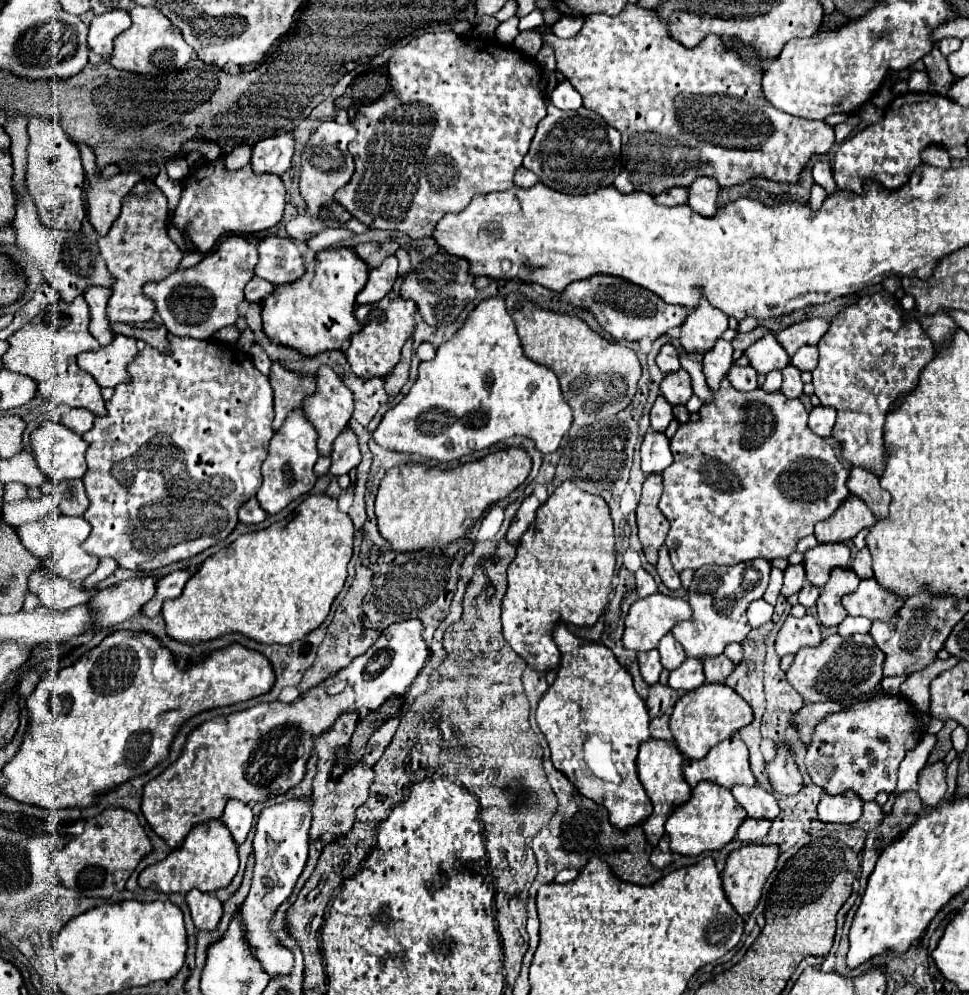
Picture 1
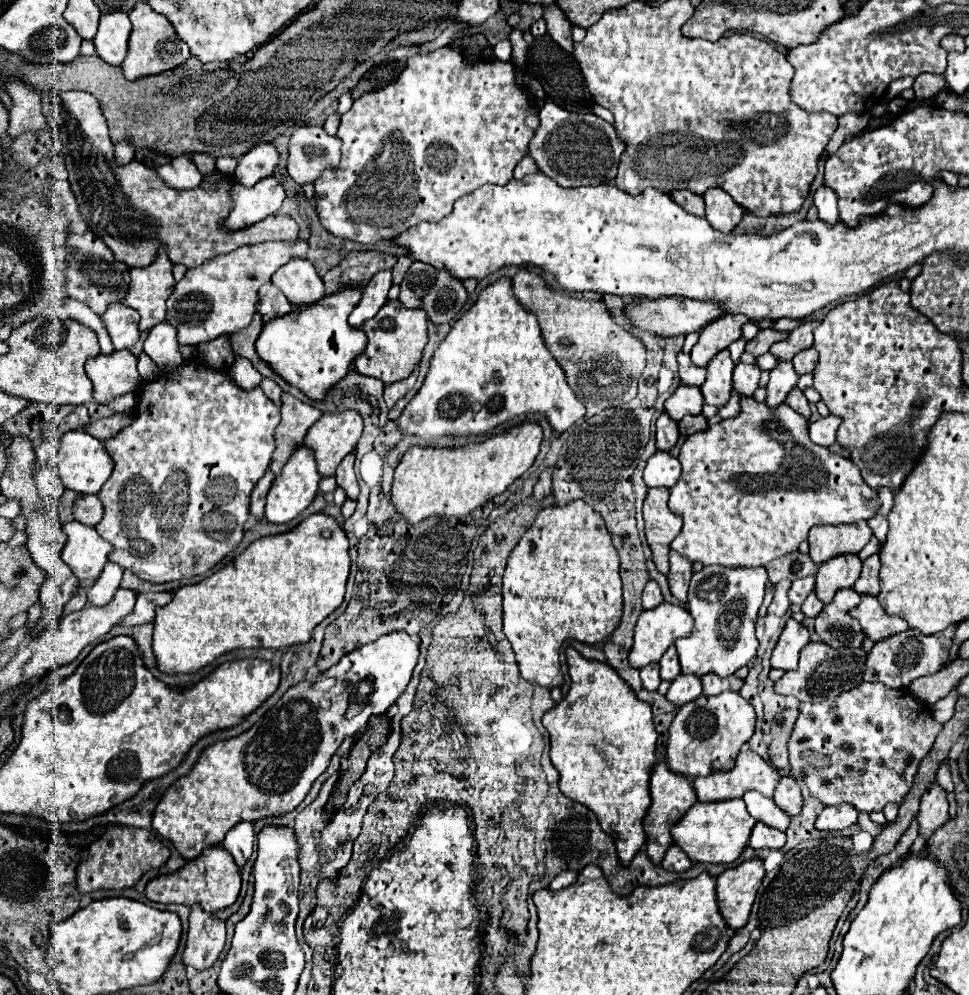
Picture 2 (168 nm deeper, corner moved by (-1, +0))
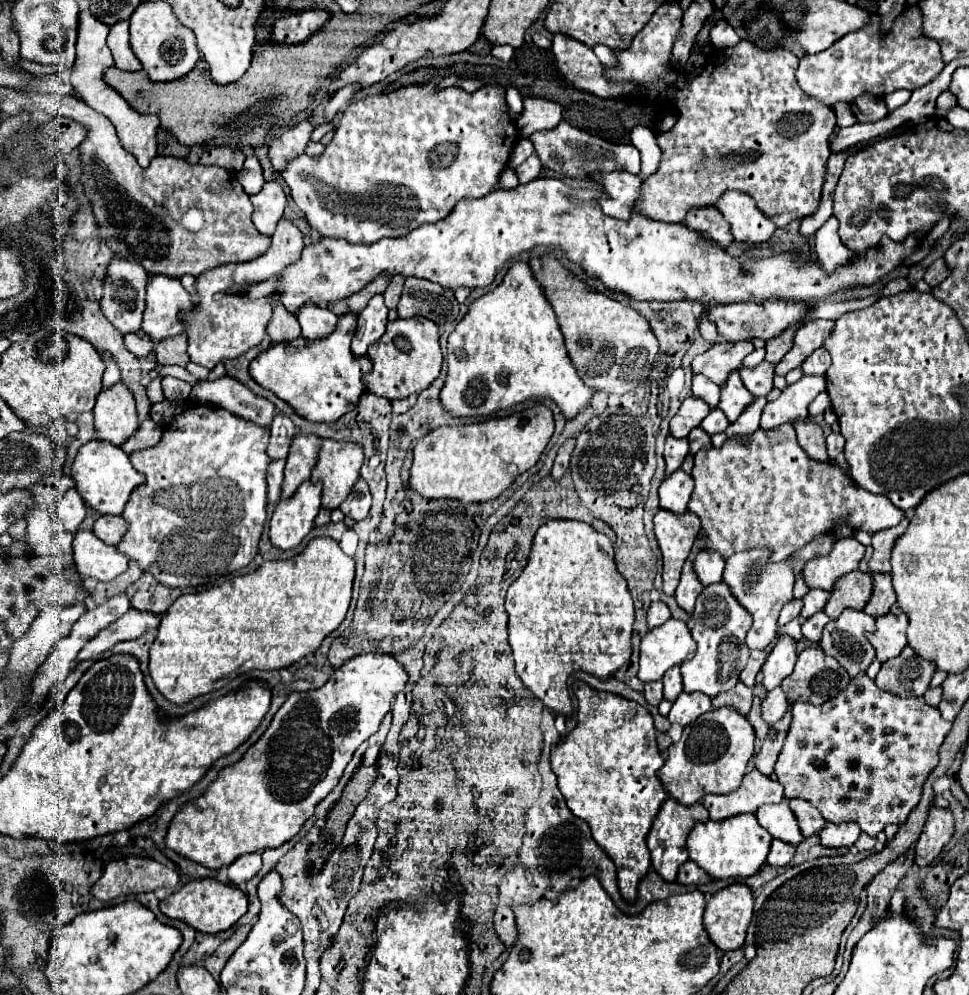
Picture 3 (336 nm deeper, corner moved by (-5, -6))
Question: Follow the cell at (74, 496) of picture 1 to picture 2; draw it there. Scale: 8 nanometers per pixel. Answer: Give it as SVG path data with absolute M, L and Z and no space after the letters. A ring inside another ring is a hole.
M80 496L74 504L74 518L86 526L96 526L102 520L104 508L96 496Z

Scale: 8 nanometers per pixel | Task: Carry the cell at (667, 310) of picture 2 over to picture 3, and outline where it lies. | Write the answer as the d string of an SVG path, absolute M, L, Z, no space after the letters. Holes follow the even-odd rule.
M738 302L738 304L724 304L724 306L714 306L708 312L708 320L716 324L716 330L724 342L738 342L738 340L750 340L754 336L758 338L774 338L782 330L790 328L792 324L800 324L806 314L806 306L798 302Z

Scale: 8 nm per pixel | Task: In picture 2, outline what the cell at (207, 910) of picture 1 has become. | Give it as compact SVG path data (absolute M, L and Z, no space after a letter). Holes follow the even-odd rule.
M192 908L190 912L190 930L188 942L182 956L186 968L206 970L210 968L218 954L224 948L226 928L224 922L216 916L208 916L208 912L200 912L200 908Z

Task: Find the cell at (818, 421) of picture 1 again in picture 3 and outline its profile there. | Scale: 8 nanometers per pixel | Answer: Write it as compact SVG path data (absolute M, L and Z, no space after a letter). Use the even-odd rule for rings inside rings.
M830 432L830 436L826 438L826 448L828 448L828 458L834 460L842 450L844 450L844 436L838 432Z

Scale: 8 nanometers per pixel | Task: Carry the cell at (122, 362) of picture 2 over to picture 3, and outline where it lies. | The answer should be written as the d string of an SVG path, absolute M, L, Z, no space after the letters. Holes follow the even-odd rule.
M116 382L110 388L102 388L96 394L94 406L94 426L100 432L102 440L120 446L128 436L138 428L136 408L132 392L122 382Z

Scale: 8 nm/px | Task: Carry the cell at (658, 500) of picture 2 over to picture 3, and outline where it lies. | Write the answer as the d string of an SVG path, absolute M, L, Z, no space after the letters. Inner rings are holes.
M660 508L654 516L654 534L664 558L664 592L674 594L684 560L692 550L692 542L700 532L700 520L692 512L684 514L668 514L668 510Z

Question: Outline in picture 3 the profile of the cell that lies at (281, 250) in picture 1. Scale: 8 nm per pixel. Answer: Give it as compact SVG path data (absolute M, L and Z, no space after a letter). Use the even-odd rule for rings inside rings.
M308 302L308 306L300 306L296 318L302 326L302 336L312 340L328 336L338 320L332 310L328 310L326 306L312 306L312 302Z

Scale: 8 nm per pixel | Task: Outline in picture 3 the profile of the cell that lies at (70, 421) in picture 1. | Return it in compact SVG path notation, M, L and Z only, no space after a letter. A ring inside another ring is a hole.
M146 418L140 422L140 430L136 434L132 434L132 438L128 442L124 442L124 446L120 446L120 448L130 454L134 450L142 450L142 448L158 444L160 436L162 436L162 426L152 422L150 418Z

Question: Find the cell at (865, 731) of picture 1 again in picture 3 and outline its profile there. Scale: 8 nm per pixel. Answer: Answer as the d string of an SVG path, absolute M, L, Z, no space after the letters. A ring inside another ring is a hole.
M868 676L854 678L848 690L830 698L822 706L796 702L792 706L792 726L774 766L776 780L784 786L786 798L804 798L820 810L826 822L856 822L862 832L876 836L886 824L904 824L910 810L922 796L928 774L938 764L938 748L942 746L952 722L940 716L924 698L900 698L880 690Z

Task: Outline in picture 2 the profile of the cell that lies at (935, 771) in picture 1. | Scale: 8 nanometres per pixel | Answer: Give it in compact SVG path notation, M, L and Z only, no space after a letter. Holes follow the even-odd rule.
M934 784L932 788L928 788L928 792L922 796L922 802L920 802L920 812L918 812L920 836L928 840L948 820L950 820L950 814L948 814L946 792L938 784Z

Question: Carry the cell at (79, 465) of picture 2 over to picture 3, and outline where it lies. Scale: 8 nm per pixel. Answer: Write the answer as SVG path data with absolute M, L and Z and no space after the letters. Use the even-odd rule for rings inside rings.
M92 440L78 450L70 472L78 494L100 514L120 514L128 502L130 492L144 482L144 476L140 476L128 462L128 454L124 454L118 446L108 446L108 442L100 440Z

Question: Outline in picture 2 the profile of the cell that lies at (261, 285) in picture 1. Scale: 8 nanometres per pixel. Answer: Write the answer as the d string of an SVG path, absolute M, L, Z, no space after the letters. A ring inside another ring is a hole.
M264 284L264 288L260 290L260 304L258 304L258 312L262 314L264 320L272 320L272 318L280 318L290 314L294 308L292 304L288 304L288 298L274 286L274 284Z

